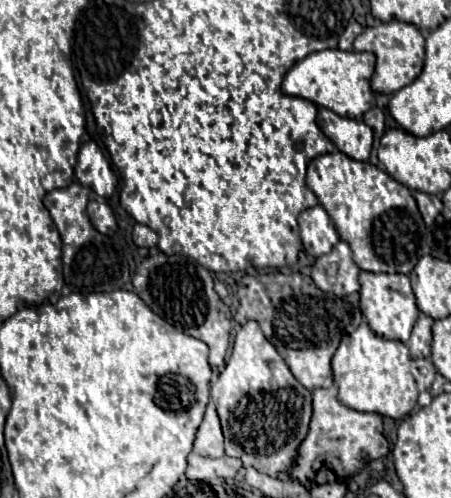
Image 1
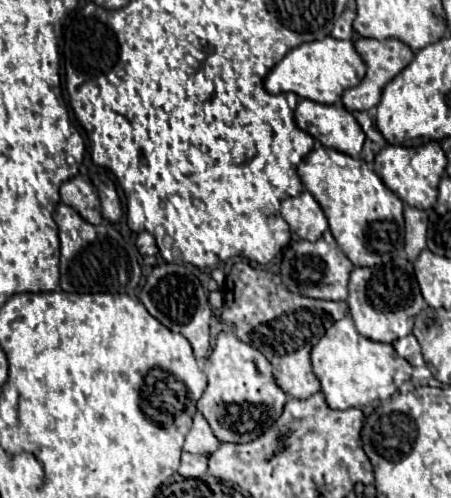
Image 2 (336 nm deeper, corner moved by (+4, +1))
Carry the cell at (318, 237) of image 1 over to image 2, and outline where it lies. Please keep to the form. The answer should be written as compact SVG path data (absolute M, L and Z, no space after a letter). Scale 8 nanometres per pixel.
M302 191L298 197L286 197L280 205L280 213L290 229L306 241L320 239L328 229L324 211L308 191Z

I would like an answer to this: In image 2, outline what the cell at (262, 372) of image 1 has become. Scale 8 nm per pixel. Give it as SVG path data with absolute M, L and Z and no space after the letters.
M222 331L216 337L216 345L204 361L204 373L208 377L208 387L198 399L198 411L206 417L220 443L248 443L258 435L262 435L262 431L266 431L282 413L286 393L276 385L268 359L258 349L242 343L232 331Z

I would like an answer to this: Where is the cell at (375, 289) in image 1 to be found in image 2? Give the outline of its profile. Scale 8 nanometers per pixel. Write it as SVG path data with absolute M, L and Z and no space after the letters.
M400 259L400 265L392 267L356 267L350 273L348 291L348 305L354 327L360 335L372 341L394 343L396 339L412 333L414 317L424 307L424 299L408 259Z

